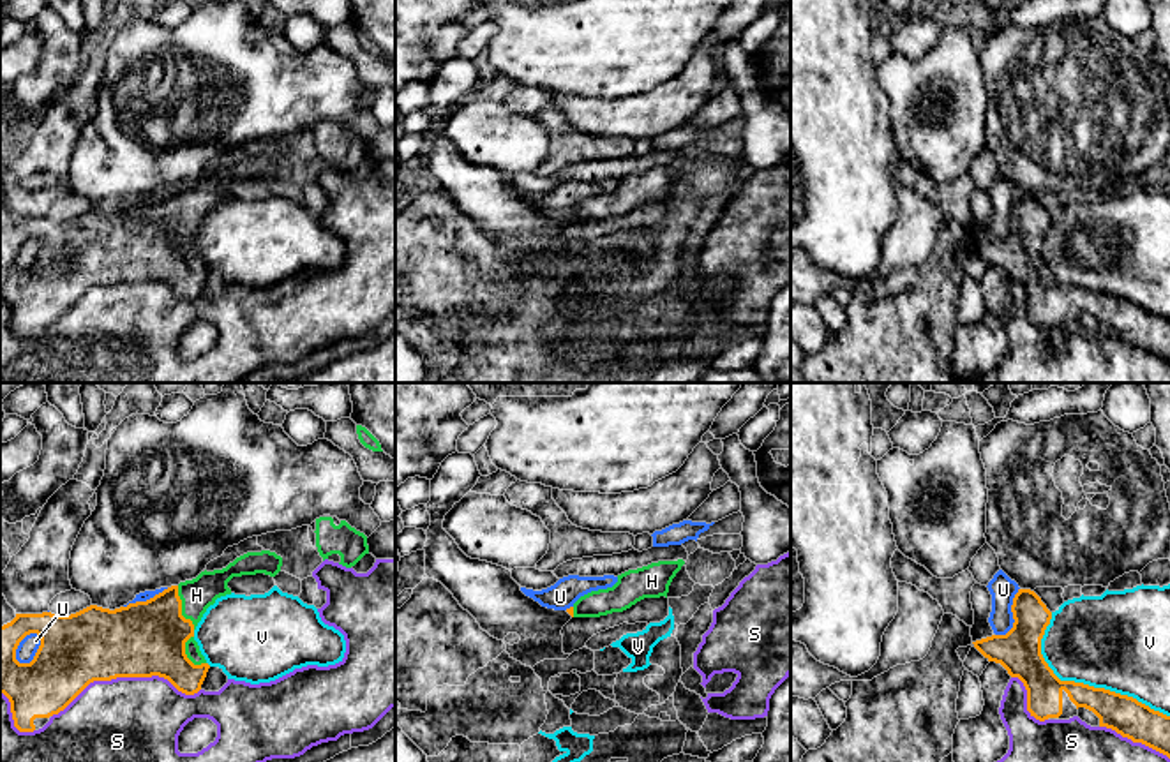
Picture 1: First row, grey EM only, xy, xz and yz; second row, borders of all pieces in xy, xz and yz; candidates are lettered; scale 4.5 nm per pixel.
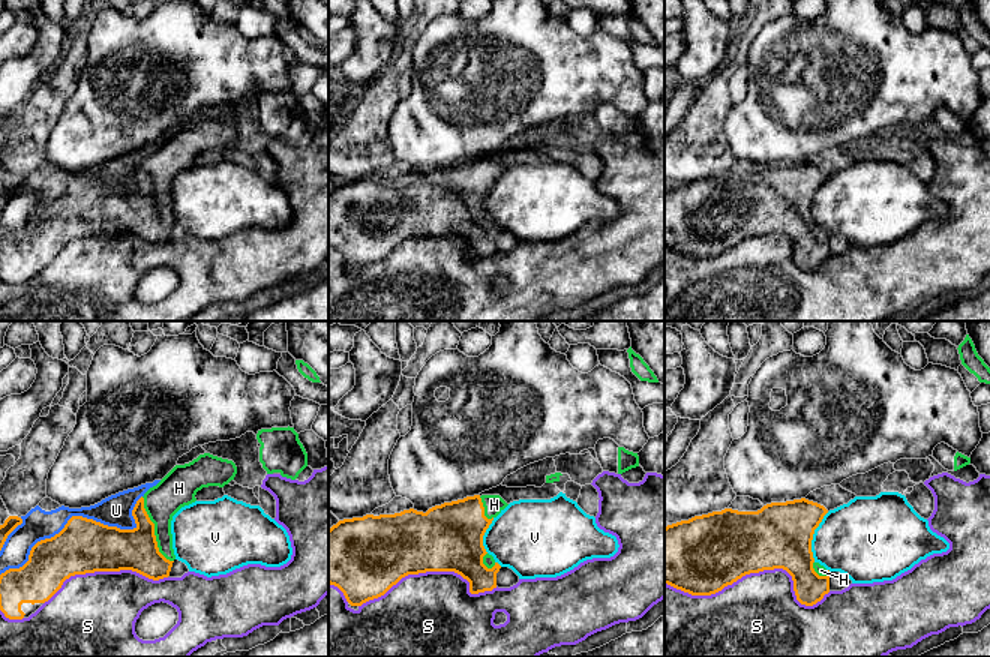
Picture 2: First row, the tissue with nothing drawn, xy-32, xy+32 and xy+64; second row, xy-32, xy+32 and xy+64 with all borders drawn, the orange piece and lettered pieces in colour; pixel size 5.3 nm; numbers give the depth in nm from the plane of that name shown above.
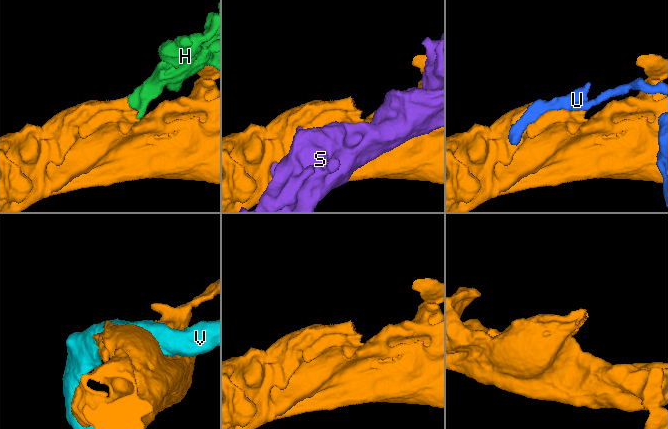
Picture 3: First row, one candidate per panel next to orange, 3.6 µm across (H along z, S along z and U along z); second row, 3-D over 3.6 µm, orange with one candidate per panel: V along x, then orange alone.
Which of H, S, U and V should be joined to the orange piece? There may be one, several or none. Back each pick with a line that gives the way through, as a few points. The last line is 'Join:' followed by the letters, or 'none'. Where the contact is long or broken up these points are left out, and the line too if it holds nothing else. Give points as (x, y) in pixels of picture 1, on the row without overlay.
Join: H

